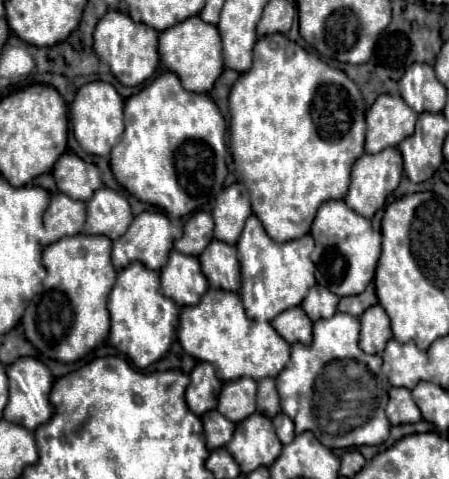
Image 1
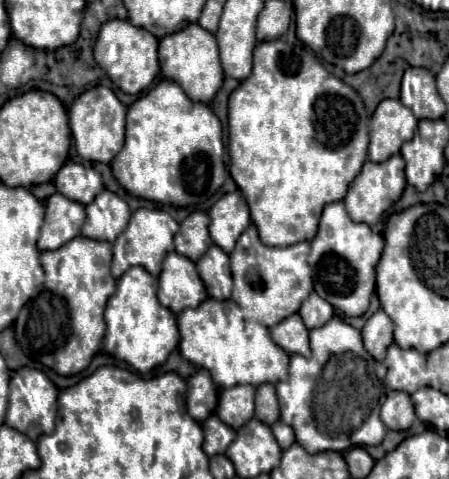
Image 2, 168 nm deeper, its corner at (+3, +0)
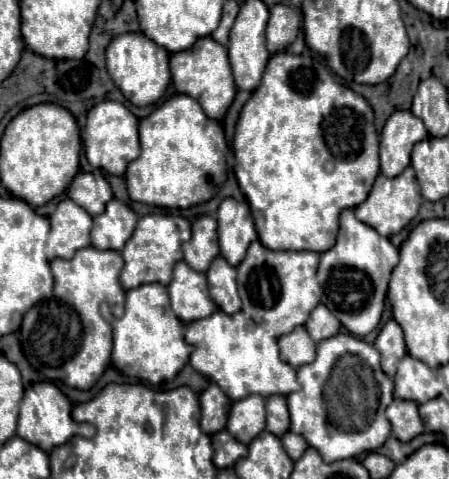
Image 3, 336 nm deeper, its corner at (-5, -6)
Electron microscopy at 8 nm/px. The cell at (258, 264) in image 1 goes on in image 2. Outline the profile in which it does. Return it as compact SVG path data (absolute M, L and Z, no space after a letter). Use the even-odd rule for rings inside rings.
M248 225L248 229L240 235L240 241L236 243L236 249L230 253L230 269L232 269L232 279L234 279L232 301L236 301L236 305L240 305L246 319L258 321L266 327L274 327L282 319L290 317L292 313L296 313L300 309L304 297L308 297L308 293L314 290L312 271L310 271L310 265L306 263L308 253L310 253L308 243L296 243L290 247L268 247L260 241L256 227Z

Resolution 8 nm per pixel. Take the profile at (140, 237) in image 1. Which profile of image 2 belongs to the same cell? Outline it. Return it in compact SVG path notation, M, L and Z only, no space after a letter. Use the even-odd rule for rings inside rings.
M138 209L136 213L132 213L126 231L120 233L120 237L112 245L114 247L112 275L118 279L124 271L128 271L128 267L138 265L138 267L144 267L154 277L158 277L164 257L170 251L174 251L176 231L178 231L178 223L170 217L170 213L166 213L162 209Z

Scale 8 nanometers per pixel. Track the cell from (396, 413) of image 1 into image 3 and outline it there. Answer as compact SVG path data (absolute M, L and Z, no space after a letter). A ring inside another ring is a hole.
M394 399L386 409L386 417L392 423L392 433L400 441L410 441L424 431L422 419L418 415L418 405L404 399Z

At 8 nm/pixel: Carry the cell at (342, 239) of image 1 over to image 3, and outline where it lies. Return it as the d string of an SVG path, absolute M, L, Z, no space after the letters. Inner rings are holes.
M352 209L340 213L340 231L336 245L320 255L320 267L316 273L318 283L324 289L322 303L340 319L340 323L354 335L364 337L378 327L384 309L390 271L398 263L398 249L372 231L366 223L360 223Z

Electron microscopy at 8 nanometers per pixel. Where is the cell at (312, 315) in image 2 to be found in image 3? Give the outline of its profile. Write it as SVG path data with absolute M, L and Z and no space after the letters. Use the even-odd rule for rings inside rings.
M322 303L310 313L308 321L306 321L308 333L312 335L312 339L318 343L322 339L328 339L332 335L336 335L340 331L340 321L332 315L332 311L328 311L328 307L324 307Z

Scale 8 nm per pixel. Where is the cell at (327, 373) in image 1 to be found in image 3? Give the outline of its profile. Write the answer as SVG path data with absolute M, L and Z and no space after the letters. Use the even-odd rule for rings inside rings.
M338 333L334 337L328 337L318 343L316 359L304 367L298 367L298 383L300 391L294 391L286 397L292 419L290 431L304 435L308 445L314 447L326 463L332 463L336 459L360 457L362 453L376 451L390 437L390 423L384 411L392 403L394 381L382 371L380 353L374 349L374 345L348 333Z

